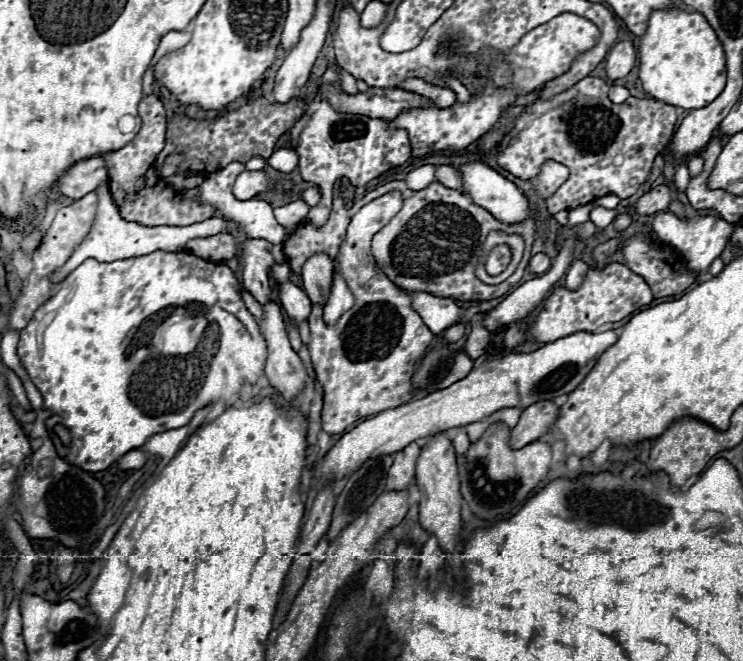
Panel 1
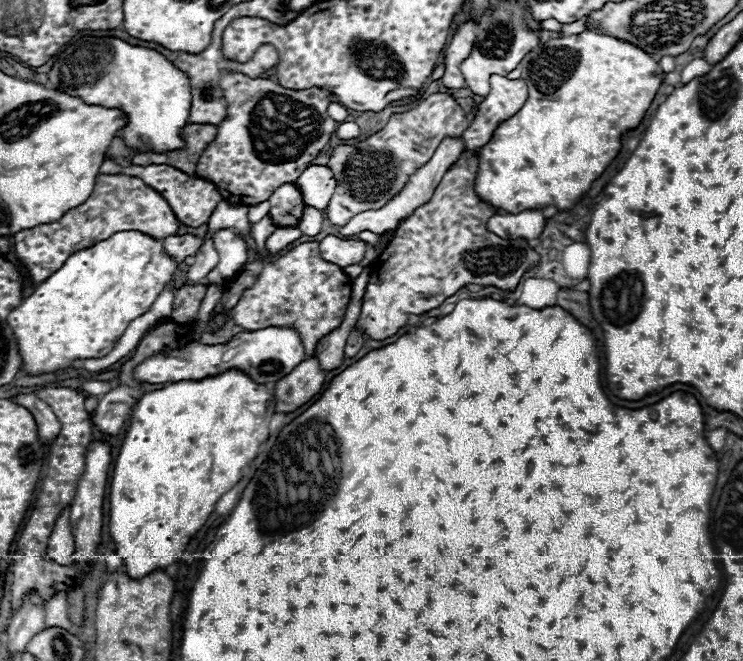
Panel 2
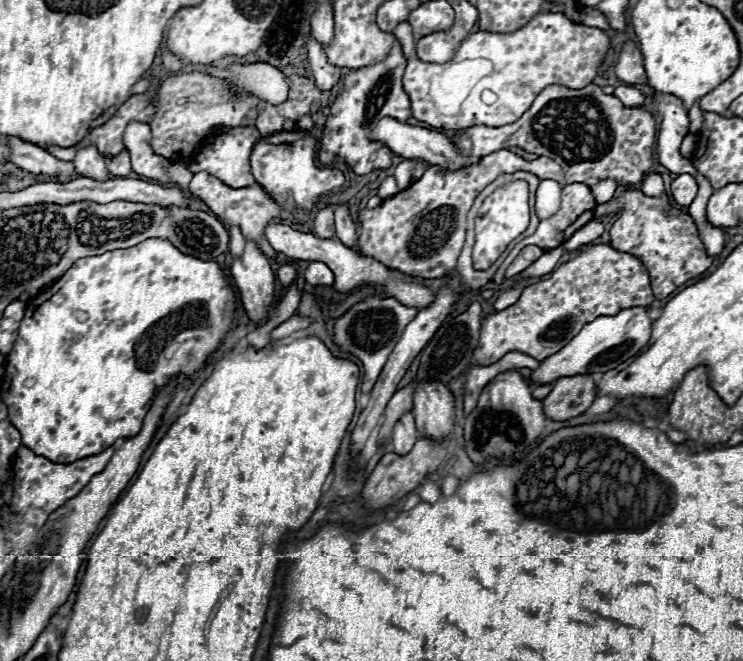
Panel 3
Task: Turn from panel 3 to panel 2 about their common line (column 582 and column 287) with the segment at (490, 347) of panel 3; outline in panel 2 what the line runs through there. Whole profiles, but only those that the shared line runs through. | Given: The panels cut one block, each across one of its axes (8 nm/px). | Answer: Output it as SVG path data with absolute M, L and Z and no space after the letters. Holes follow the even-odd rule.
M304 242L304 244L294 246L286 254L278 256L274 262L270 262L270 260L264 262L262 272L256 278L256 282L252 284L252 288L246 288L242 292L242 298L238 300L238 304L228 312L230 320L246 330L260 330L260 328L268 328L268 326L292 326L300 332L304 346L306 346L304 348L306 354L312 356L316 352L318 340L322 336L330 334L332 330L336 330L338 322L344 320L344 312L348 308L350 294L352 294L352 278L348 278L340 266L322 260L318 246L320 246L318 242Z

